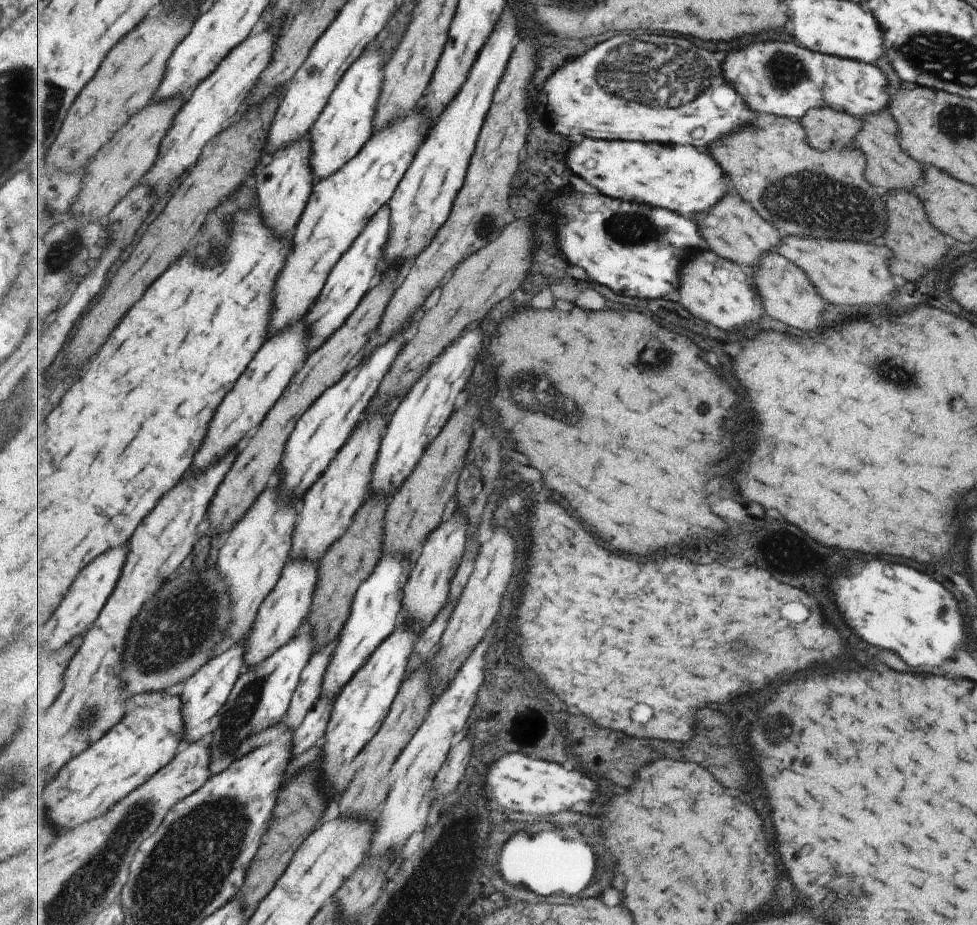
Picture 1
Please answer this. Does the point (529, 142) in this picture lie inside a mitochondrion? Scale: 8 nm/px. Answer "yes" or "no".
no

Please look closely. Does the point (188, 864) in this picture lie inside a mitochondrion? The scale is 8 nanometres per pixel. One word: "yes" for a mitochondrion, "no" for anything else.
yes

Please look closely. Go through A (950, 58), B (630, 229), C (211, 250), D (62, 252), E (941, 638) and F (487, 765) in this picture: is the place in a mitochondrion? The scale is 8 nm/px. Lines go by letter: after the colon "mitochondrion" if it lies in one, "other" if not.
A: mitochondrion
B: mitochondrion
C: mitochondrion
D: mitochondrion
E: other
F: other

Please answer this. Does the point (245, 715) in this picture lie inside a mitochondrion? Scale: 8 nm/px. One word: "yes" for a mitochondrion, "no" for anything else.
yes

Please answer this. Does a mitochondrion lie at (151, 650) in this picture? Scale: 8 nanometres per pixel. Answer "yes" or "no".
yes

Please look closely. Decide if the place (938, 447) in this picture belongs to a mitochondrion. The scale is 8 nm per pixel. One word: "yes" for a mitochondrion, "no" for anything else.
no

